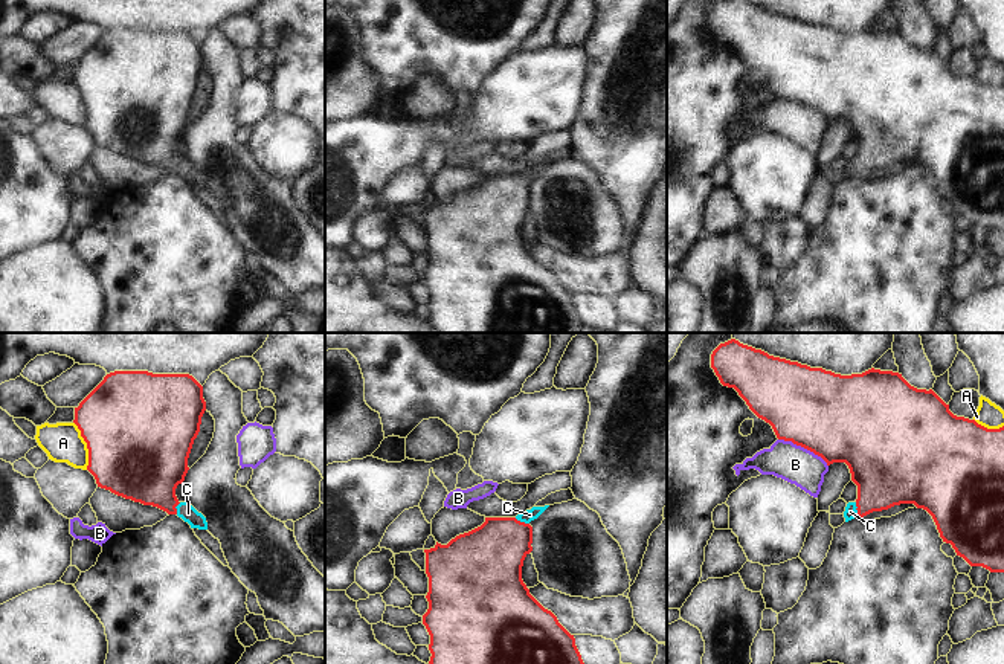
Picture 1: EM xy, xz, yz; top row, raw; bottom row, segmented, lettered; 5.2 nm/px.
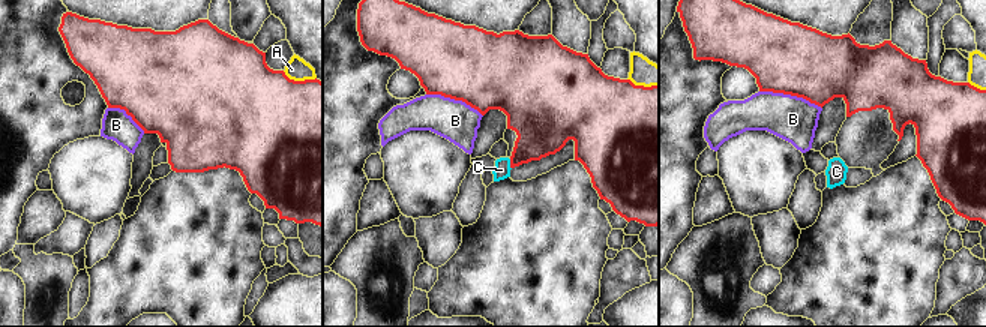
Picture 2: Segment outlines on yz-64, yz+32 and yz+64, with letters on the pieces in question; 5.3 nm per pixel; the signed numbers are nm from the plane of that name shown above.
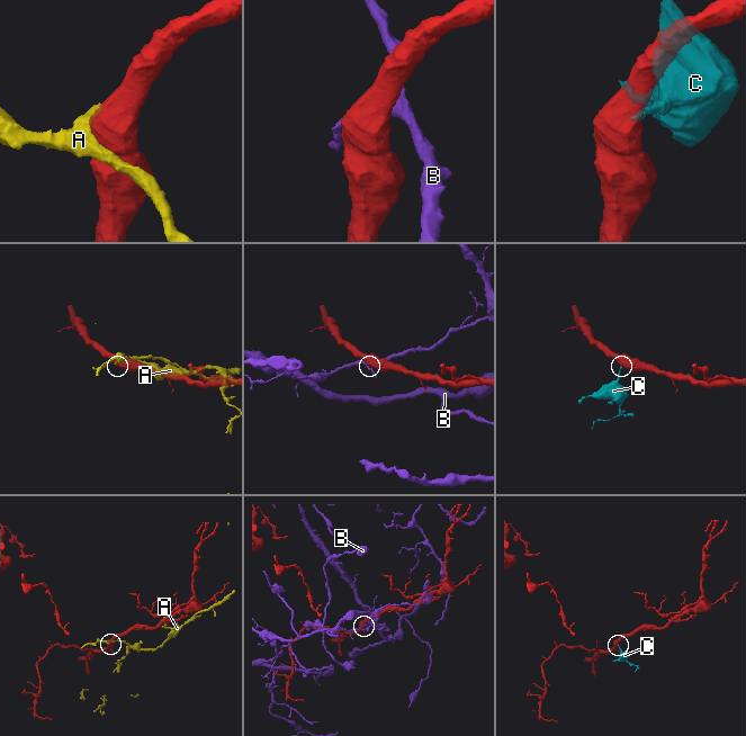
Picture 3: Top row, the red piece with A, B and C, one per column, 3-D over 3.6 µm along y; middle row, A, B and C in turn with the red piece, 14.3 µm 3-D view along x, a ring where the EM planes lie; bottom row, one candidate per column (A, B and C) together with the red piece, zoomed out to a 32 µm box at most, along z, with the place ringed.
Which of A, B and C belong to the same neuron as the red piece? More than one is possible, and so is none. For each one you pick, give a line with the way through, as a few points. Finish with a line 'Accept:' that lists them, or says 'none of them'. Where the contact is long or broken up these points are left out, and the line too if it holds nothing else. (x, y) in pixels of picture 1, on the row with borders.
C: runs through xz (490, 557), (522, 522), (530, 515)
Accept: C

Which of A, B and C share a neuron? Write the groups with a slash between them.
A / B / C

